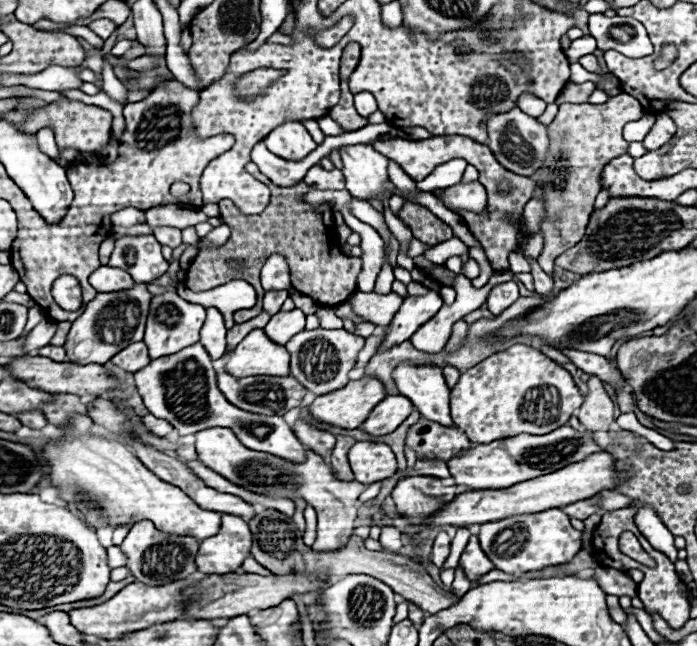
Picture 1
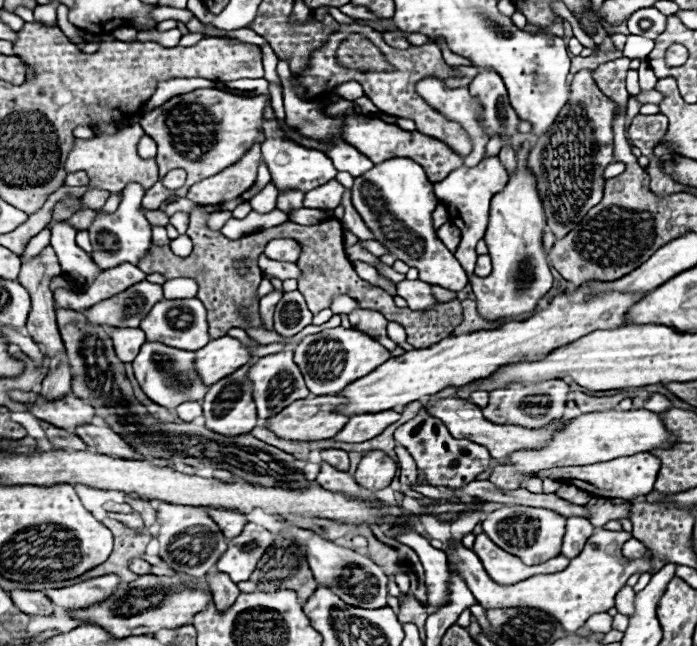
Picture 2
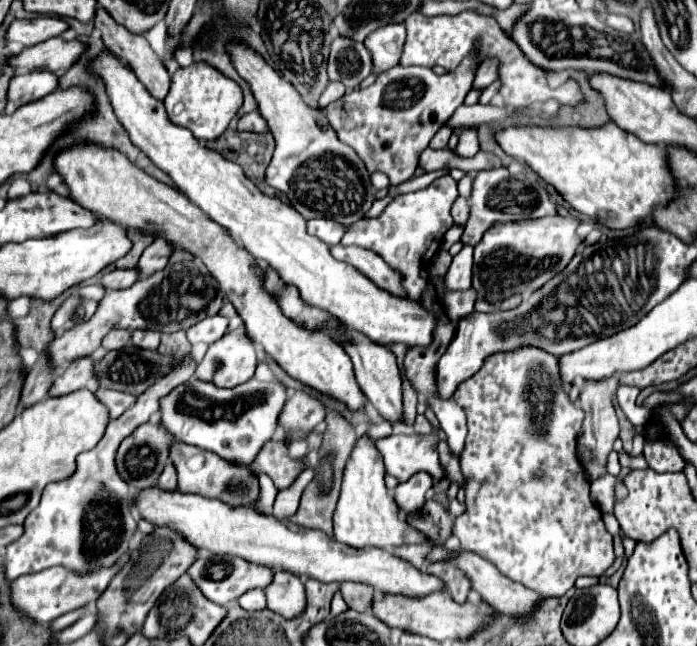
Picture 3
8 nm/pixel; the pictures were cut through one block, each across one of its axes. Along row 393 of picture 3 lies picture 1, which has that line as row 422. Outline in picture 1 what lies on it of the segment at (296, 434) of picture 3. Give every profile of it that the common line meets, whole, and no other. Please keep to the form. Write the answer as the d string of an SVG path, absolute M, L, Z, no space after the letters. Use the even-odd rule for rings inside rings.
M296 420L296 424L292 428L294 428L298 440L304 444L304 448L314 450L314 452L318 452L324 458L328 458L330 452L334 450L334 446L336 446L336 436L334 434L322 432L318 428L306 424L304 420Z

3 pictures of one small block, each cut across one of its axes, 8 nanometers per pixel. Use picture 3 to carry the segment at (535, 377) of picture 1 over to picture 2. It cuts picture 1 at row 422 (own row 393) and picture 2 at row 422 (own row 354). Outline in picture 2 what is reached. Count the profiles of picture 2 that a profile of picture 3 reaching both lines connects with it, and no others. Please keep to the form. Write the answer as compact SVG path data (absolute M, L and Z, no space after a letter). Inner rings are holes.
M544 380L538 384L512 384L510 388L498 388L490 392L488 406L482 408L482 412L486 420L494 424L518 424L522 428L538 430L562 418L568 392L570 390L564 380ZM538 394L542 394L542 398L526 398L526 396L538 396Z

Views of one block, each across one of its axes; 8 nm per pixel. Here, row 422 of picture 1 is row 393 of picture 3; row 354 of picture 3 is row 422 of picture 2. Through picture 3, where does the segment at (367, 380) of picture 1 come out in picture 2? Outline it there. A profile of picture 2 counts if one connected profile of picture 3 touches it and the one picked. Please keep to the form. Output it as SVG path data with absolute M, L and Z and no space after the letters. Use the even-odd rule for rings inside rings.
M328 394L328 396L314 396L314 398L304 398L304 400L296 400L290 406L286 406L280 414L276 414L274 418L270 418L270 430L284 438L284 440L300 440L300 442L312 442L312 440L326 440L336 436L342 426L348 424L350 416L342 416L340 412L336 412L338 404L342 404L342 400L338 400L338 394Z

